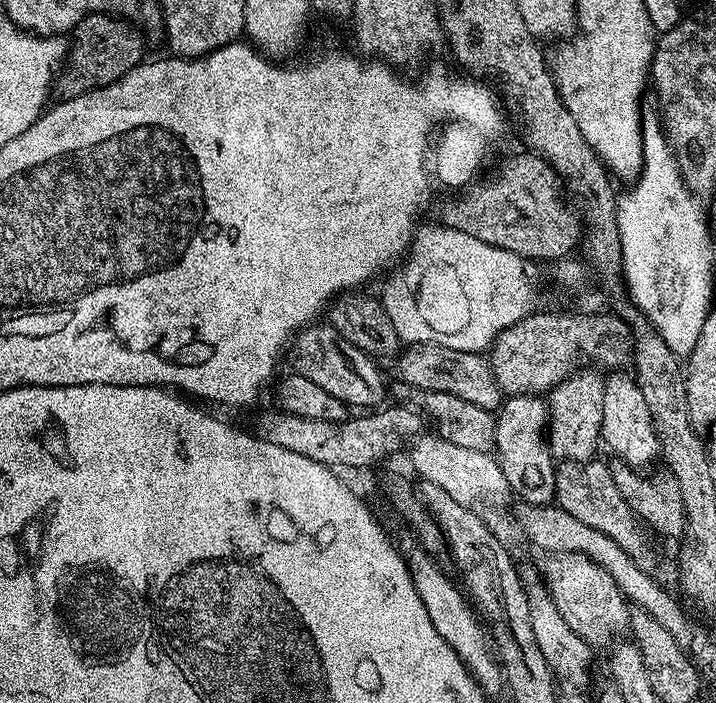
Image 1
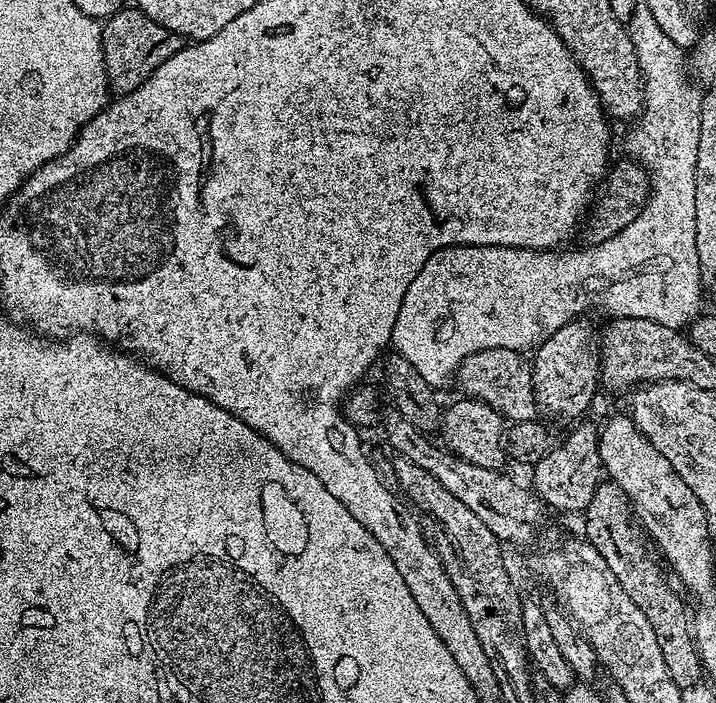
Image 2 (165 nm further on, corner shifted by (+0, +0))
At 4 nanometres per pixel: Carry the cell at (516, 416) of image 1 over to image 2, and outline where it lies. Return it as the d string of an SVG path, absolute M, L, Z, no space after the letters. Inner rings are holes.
M588 318L571 320L562 330L554 330L546 342L542 342L530 356L532 366L532 389L537 405L548 408L552 416L560 420L575 421L580 408L588 408L596 396L600 384L600 354L598 351L598 328Z

